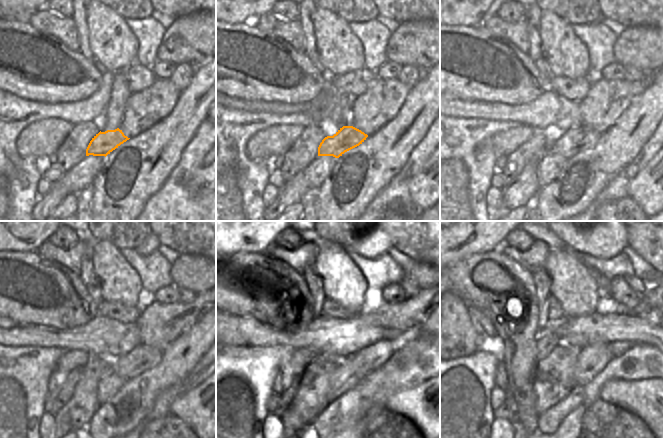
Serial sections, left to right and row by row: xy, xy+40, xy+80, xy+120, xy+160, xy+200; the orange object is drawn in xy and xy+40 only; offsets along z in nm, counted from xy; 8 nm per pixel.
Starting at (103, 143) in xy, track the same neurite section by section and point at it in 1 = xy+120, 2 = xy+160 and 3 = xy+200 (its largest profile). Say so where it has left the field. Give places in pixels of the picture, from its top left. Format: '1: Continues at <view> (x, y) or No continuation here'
1: Continues at xy+120 (142, 358)
2: Continues at xy+160 (367, 359)
3: Continues at xy+200 (617, 348).

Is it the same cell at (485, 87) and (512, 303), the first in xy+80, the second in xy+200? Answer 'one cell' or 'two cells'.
two cells

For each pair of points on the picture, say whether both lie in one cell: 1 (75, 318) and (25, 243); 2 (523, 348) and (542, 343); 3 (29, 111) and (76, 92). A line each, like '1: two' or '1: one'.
1: two
2: two
3: two

